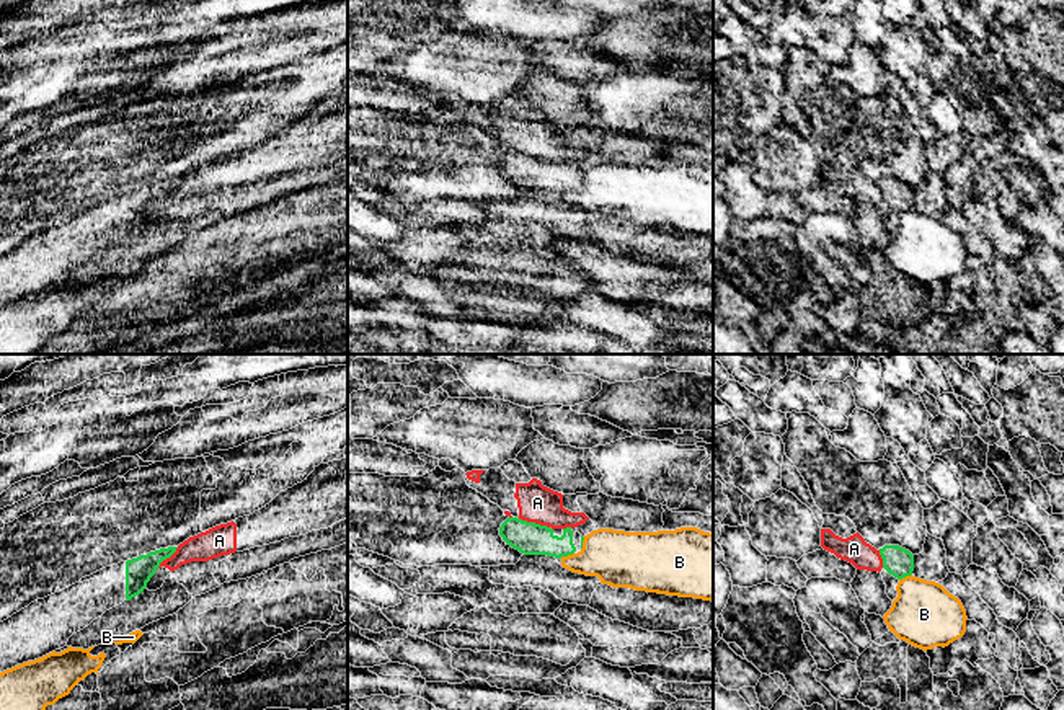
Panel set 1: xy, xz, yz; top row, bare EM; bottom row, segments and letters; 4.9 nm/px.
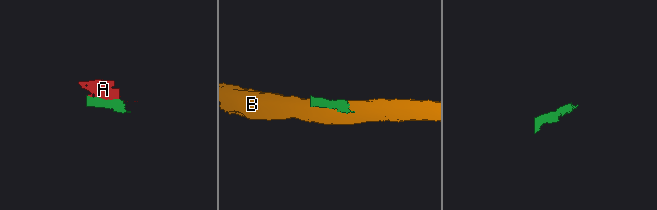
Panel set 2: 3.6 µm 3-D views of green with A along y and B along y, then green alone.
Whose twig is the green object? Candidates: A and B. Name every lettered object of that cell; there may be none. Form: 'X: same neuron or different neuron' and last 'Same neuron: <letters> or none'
A: different neuron
B: different neuron
Same neuron: none

